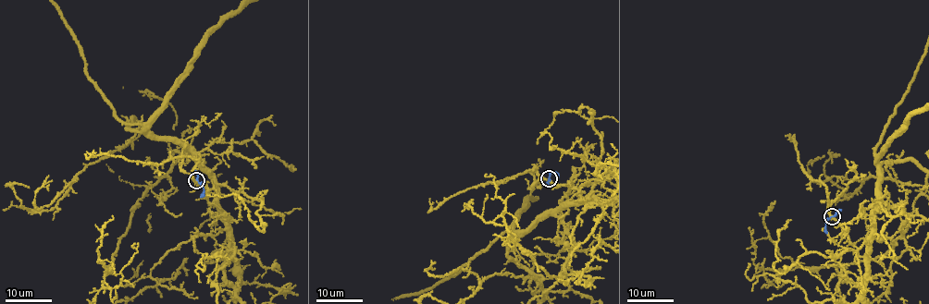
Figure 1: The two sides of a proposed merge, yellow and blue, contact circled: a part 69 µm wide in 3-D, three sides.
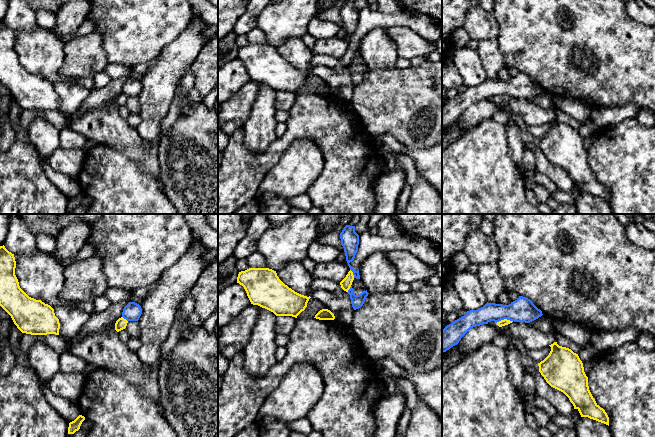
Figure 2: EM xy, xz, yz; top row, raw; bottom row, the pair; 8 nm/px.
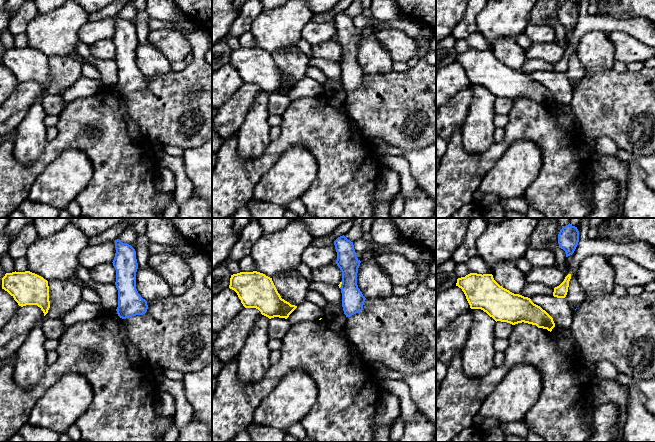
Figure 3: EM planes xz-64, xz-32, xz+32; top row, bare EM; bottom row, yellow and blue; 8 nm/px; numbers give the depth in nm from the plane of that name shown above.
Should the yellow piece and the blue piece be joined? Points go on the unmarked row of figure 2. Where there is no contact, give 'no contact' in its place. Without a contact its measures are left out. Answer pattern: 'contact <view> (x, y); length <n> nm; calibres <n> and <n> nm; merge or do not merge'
contact yz (504, 95); length 140 nm; calibres 50 and 190 nm; do not merge

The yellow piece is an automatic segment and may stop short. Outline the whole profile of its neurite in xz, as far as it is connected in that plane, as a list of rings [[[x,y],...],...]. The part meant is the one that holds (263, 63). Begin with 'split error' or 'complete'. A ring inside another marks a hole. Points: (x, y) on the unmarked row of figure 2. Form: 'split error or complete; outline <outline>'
complete; outline [[[269,44],[241,47],[237,59],[244,63],[251,80],[265,84],[276,92],[297,94],[311,74],[289,64],[279,55],[276,47]]]

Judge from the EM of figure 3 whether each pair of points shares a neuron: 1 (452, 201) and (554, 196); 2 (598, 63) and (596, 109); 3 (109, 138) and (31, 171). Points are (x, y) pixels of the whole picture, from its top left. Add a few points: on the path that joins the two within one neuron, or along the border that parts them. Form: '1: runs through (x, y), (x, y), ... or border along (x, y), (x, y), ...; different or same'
1: runs through (483, 164), (514, 134), (534, 134), (554, 159); same
2: border along (612, 69), (606, 72), (586, 73); different
3: runs through (90, 138), (67, 138), (50, 154); same

